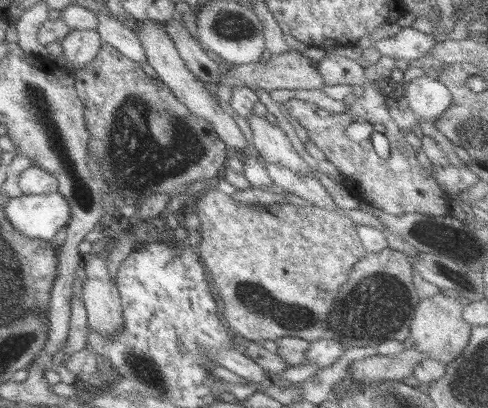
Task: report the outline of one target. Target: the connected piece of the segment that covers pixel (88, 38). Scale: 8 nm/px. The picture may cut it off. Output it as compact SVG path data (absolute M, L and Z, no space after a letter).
M95 29L70 30L59 41L65 60L67 58L67 61L77 68L81 68L84 64L93 60L102 45L98 32Z

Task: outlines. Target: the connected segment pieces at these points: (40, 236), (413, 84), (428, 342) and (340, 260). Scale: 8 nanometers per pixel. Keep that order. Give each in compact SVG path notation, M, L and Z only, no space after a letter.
M57 192L20 195L7 200L3 216L23 238L53 243L53 236L69 223L69 208Z
M425 75L409 80L402 89L401 96L405 99L408 109L416 118L426 120L432 125L451 102L450 90L437 79Z
M441 292L428 299L418 299L409 323L408 338L423 359L438 360L440 364L447 365L467 347L471 327L463 320L462 307L457 298L447 297Z
M206 187L192 201L192 212L199 219L200 242L198 261L203 272L211 276L211 286L215 288L216 303L220 319L233 336L245 341L275 342L283 336L299 338L309 343L330 337L327 330L328 314L335 300L337 290L347 282L347 273L366 252L359 244L356 225L347 212L337 208L331 211L312 205L301 205L291 200L280 204L249 205L235 204L232 197Z

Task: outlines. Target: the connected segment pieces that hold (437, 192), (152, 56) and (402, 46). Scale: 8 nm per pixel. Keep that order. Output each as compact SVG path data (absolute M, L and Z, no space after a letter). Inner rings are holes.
M326 50L323 58L315 63L315 67L321 75L323 85L337 86L338 84L347 84L347 86L350 87L361 87L367 92L367 94L363 96L363 102L373 102L373 106L365 106L365 108L361 110L361 114L357 112L359 108L353 108L353 116L347 113L348 110L342 114L329 113L326 110L320 109L318 106L297 99L287 99L285 104L283 104L291 118L305 128L308 134L308 140L310 140L312 144L315 144L317 150L323 152L325 155L325 160L330 162L338 170L338 174L342 177L342 184L353 195L353 198L356 198L359 203L366 203L381 212L385 212L385 214L389 214L389 216L403 216L403 214L407 213L416 213L426 216L442 217L448 214L451 202L448 200L447 195L443 193L437 183L433 181L430 172L421 168L415 159L415 152L411 149L409 143L405 141L404 134L400 132L393 122L393 119L389 116L386 106L386 97L389 97L390 85L388 83L375 82L371 79L368 80L363 72L360 71L362 65L359 64L358 61L337 54L327 53ZM357 118L372 125L377 123L381 124L383 128L382 133L386 137L389 146L389 155L387 158L378 157L375 151L373 152L373 150L371 150L369 140L361 142L361 148L363 148L363 150L357 150L357 143L351 142L345 136L345 129L349 126L349 123L355 121Z
M144 20L138 23L138 29L136 31L136 36L144 50L146 63L155 70L157 73L156 78L171 91L171 94L175 96L192 115L207 121L209 127L215 131L217 138L219 138L229 150L233 150L236 154L250 150L249 143L244 139L232 117L229 116L228 111L224 108L224 105L219 105L210 95L206 86L187 70L185 63L177 54L174 42L164 31L163 22L160 23L162 23L162 26L158 21Z
M401 27L391 38L372 41L371 48L379 52L379 56L389 56L393 60L415 60L427 54L434 45L433 36L423 34L411 27Z

